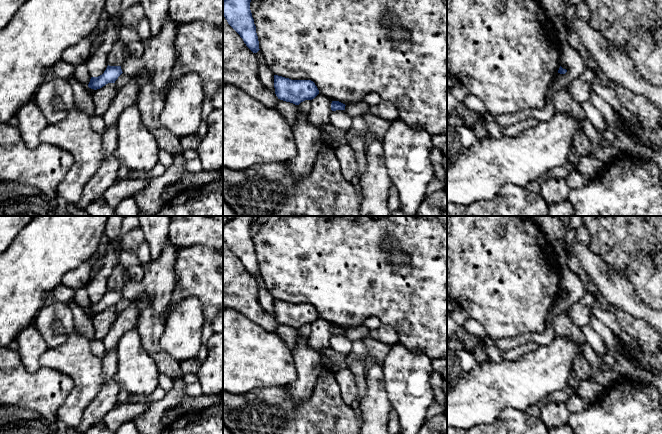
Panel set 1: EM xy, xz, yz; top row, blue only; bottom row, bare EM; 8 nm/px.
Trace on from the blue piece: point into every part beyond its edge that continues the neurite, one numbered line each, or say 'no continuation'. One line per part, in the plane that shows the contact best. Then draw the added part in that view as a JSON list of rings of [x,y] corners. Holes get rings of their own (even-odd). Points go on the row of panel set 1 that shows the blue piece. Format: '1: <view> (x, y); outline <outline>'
no continuation

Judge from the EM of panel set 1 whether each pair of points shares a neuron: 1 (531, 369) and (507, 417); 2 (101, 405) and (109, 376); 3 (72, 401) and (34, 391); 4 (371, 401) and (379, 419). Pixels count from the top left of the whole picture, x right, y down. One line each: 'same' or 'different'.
1: different
2: same
3: different
4: same

